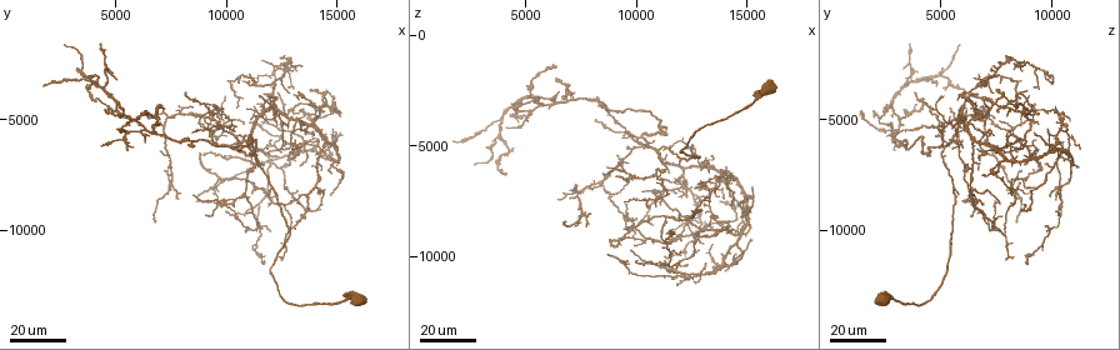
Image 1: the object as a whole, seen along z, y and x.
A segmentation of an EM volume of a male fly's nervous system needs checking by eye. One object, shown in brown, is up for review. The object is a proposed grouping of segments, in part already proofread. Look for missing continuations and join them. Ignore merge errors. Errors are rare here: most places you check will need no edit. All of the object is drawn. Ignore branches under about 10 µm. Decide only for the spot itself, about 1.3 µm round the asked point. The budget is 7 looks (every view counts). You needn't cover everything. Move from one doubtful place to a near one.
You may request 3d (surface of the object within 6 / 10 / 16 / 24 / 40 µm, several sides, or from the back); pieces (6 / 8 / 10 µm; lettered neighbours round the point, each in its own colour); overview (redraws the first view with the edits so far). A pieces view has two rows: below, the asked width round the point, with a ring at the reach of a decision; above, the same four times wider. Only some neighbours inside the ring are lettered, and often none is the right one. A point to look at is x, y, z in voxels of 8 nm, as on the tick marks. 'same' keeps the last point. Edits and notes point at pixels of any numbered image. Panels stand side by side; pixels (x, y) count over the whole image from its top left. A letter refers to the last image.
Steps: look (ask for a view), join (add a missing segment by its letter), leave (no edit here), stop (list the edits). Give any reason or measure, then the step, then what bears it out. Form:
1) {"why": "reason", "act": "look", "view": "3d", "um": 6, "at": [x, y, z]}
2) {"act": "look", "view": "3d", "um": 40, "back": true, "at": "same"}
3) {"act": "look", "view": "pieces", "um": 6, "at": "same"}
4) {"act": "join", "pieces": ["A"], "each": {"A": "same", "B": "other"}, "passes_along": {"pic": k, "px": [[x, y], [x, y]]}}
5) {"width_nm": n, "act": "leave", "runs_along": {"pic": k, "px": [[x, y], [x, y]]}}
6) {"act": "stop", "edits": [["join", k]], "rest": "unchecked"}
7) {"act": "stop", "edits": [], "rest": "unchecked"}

{"why": "branch stops here", "act": "look", "view": "3d", "um": 24, "at": [10100, 9100, 10300]}

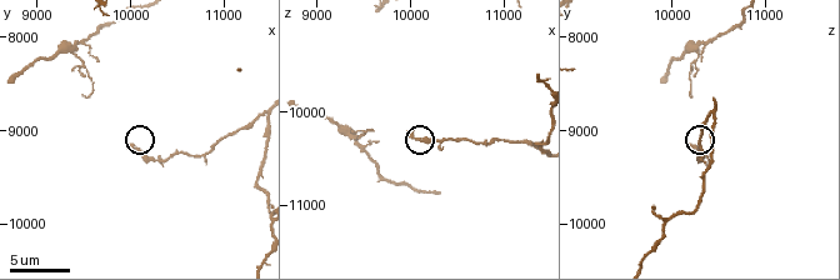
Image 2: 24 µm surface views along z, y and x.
{"why": "see the neighbours", "act": "look", "view": "pieces", "um": 8, "at": [10000, 9150, 10200]}

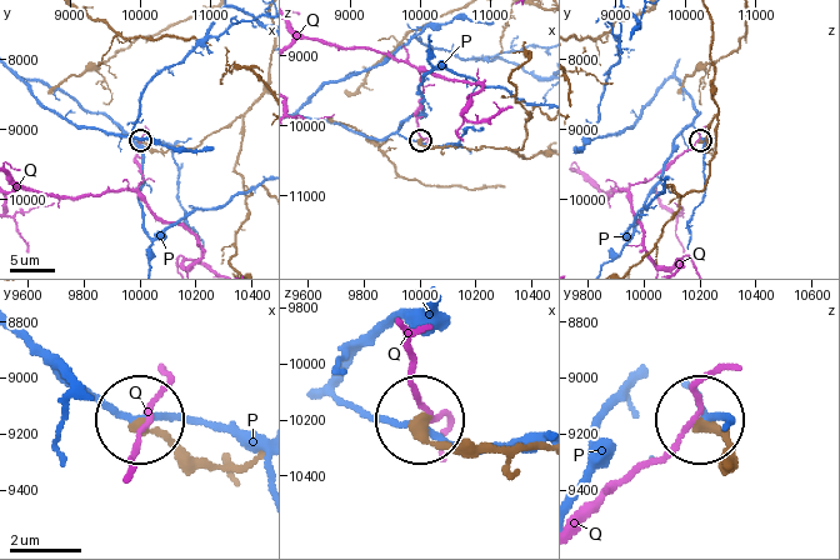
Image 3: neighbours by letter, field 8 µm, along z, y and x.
{"act": "leave", "each": {"P": "other", "Q": "other"}, "runs_along": {"pic": 3, "px": [[538, 154], [526, 159], [495, 148], [430, 148], [419, 141]]}, "found": "no lettered segment goes on from it"}

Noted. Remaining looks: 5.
{"why": "free end", "act": "look", "view": "3d", "um": 40, "at": [8600, 8500, 9900]}

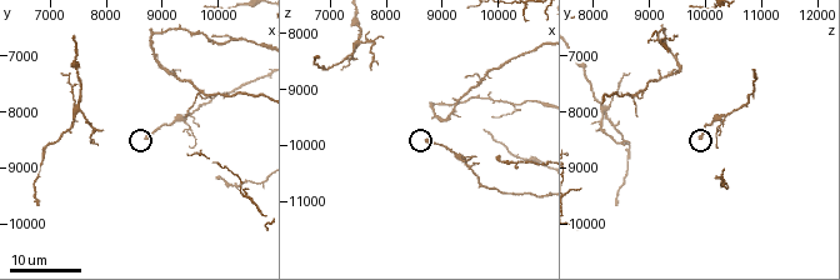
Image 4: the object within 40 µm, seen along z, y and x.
{"act": "look", "view": "pieces", "um": 10, "at": [8700, 8450, 9900]}

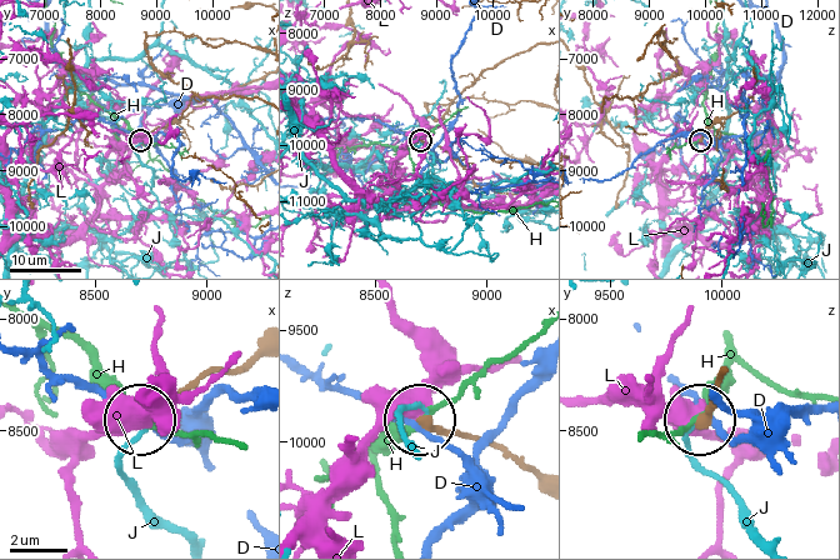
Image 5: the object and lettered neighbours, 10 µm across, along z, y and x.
{"width_nm": 360, "act": "leave", "each": {"D": "other", "H": "other", "J": "other", "L": "other"}, "found": "none of them fits"}

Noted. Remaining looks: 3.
{"why": "branch stops here", "act": "look", "view": "3d", "um": 24, "at": [11200, 7100, 8800]}

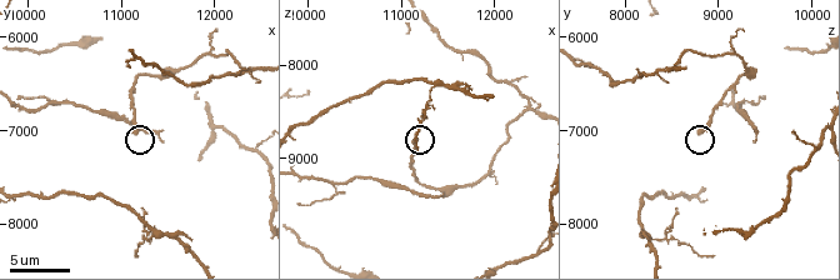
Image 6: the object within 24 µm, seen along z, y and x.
{"act": "look", "view": "pieces", "um": 10, "at": [11200, 7050, 8800]}

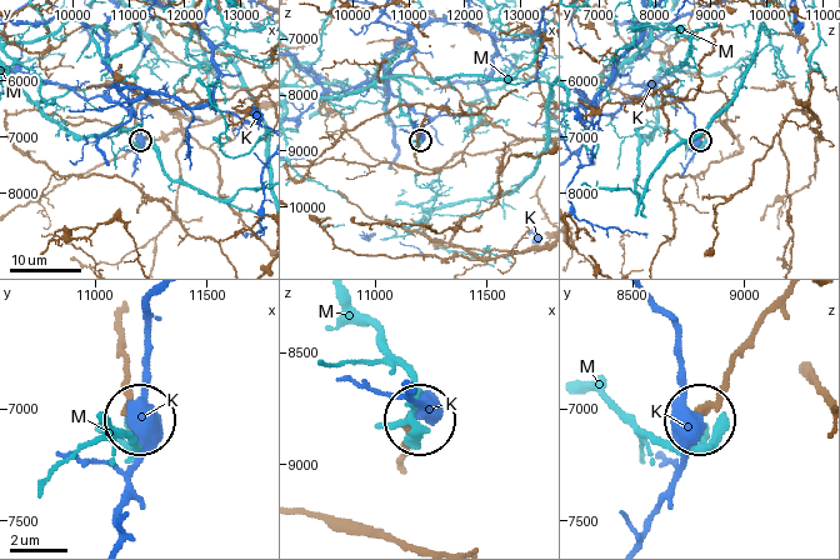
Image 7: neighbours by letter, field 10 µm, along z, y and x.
{"act": "leave", "each": {"K": "other", "M": "other"}, "found": "no lettered segment goes on from it"}

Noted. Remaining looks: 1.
{"act": "stop", "edits": [], "rest": "unchecked"}

